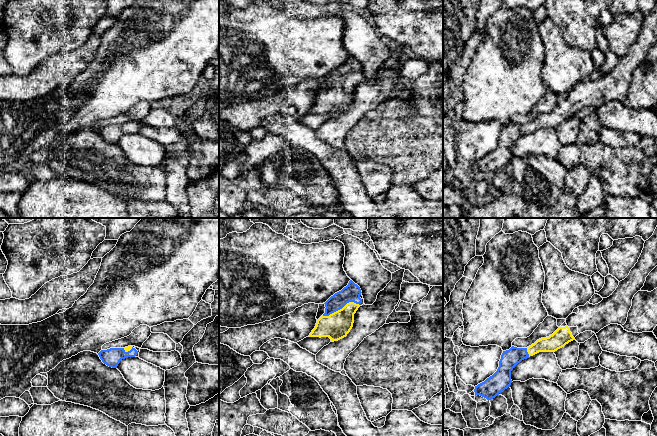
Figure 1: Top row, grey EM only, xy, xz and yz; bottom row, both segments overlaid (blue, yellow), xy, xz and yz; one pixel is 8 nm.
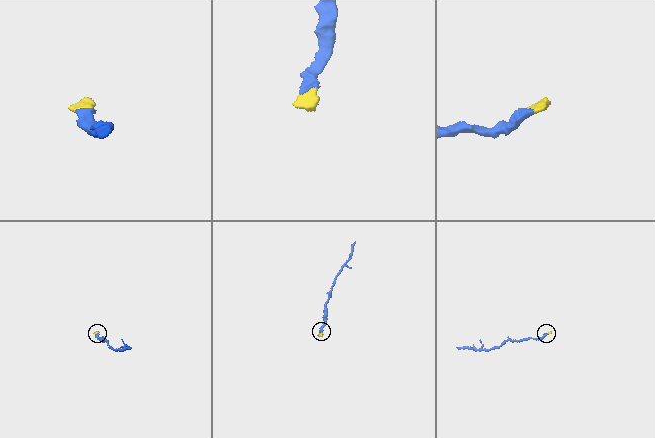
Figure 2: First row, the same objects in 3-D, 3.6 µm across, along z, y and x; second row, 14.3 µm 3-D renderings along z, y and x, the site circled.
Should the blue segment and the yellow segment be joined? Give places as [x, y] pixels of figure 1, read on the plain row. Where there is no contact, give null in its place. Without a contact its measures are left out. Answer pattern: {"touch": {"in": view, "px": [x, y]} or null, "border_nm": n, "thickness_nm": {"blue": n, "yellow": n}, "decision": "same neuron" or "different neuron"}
{"touch": {"in": "xz", "px": [341, 84]}, "border_nm": 320, "thickness_nm": {"blue": 140, "yellow": 220}, "decision": "same neuron"}

